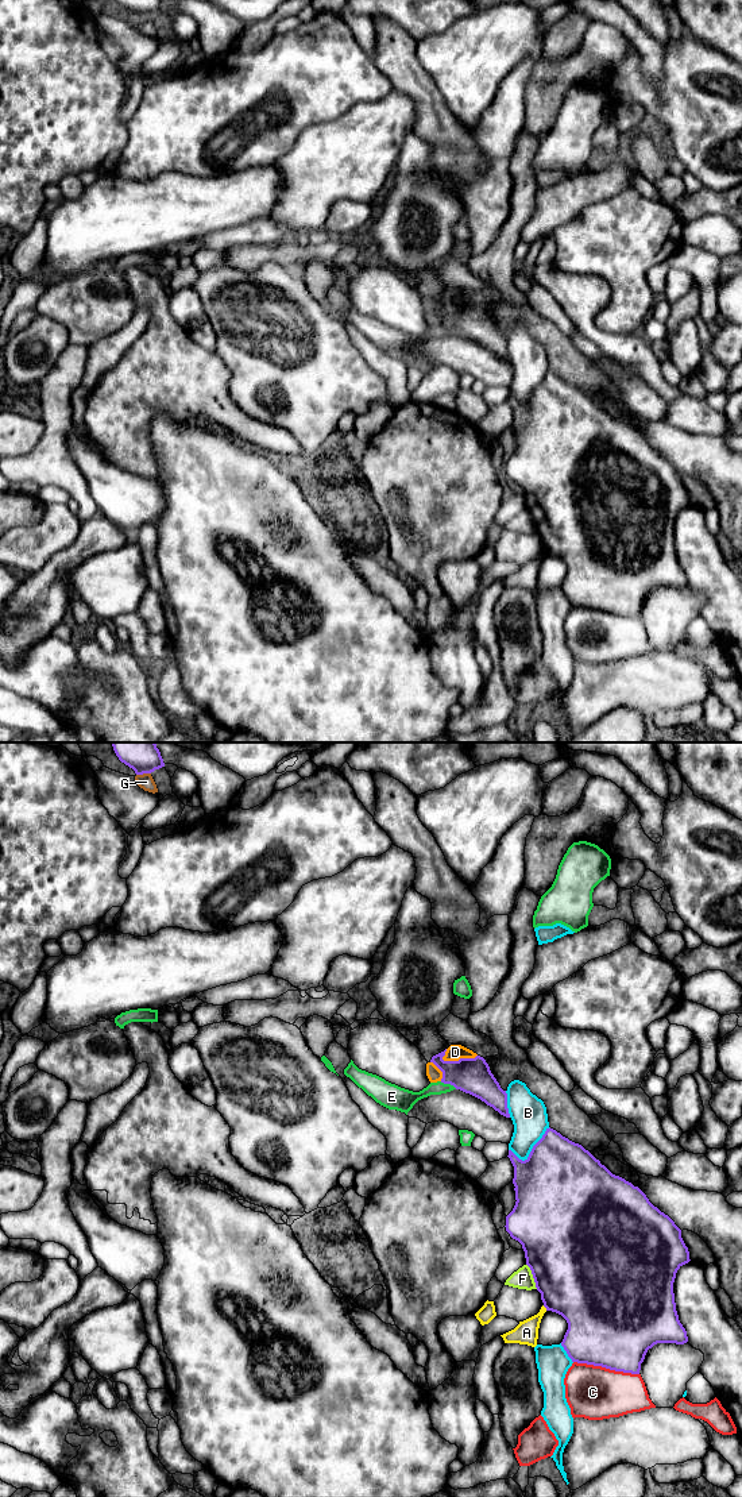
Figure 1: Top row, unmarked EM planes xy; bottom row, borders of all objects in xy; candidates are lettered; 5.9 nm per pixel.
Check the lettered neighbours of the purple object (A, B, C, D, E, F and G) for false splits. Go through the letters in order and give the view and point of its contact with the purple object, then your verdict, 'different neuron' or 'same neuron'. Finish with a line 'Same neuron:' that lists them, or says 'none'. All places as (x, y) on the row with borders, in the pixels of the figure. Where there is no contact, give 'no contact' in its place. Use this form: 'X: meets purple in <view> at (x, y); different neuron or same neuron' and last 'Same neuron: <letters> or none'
A: meets purple in xy at (545, 1307); different neuron
B: meets purple in xy at (530, 1152); different neuron
C: meets purple in xy at (606, 1368); different neuron
D: meets purple in xy at (460, 1058); different neuron
E: meets purple in xy at (448, 1083); different neuron
F: meets purple in xy at (533, 1276); different neuron
G: meets purple in xy at (143, 772); different neuron
Same neuron: none

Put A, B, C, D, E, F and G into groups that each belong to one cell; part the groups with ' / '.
A / B / C / D / E / F / G

